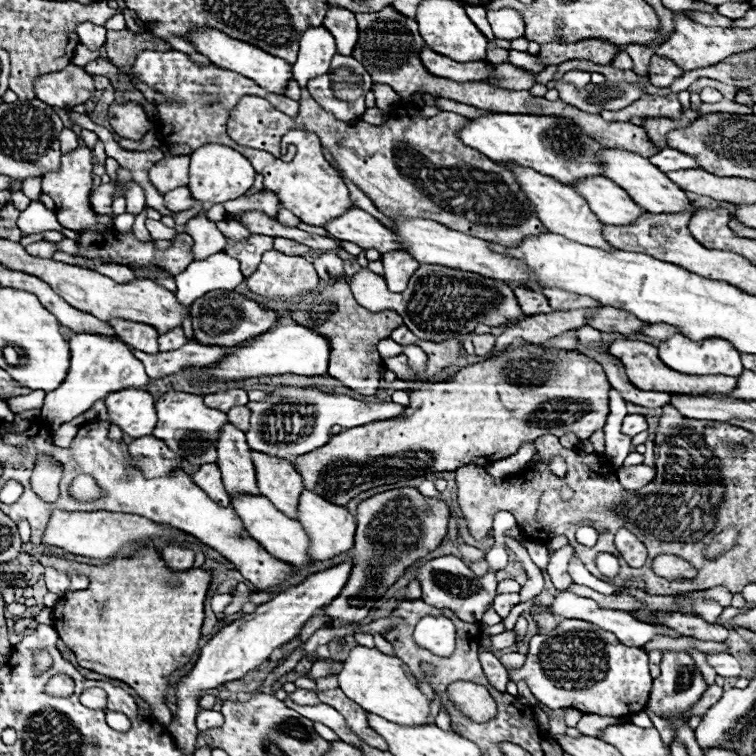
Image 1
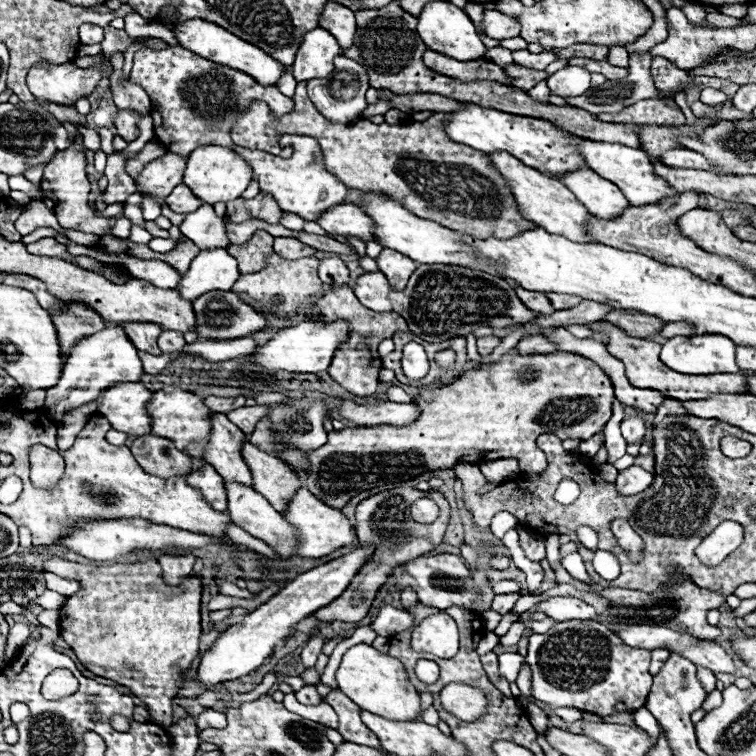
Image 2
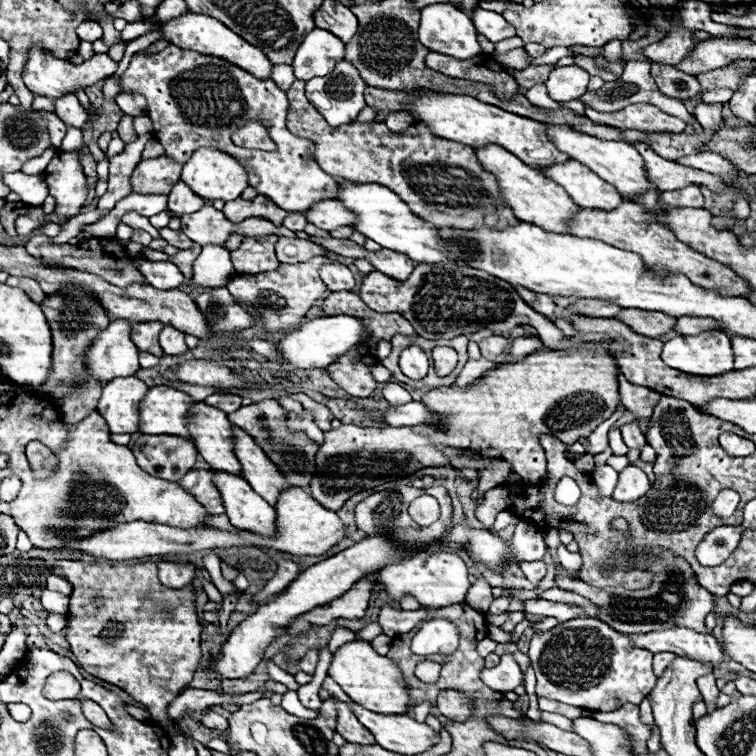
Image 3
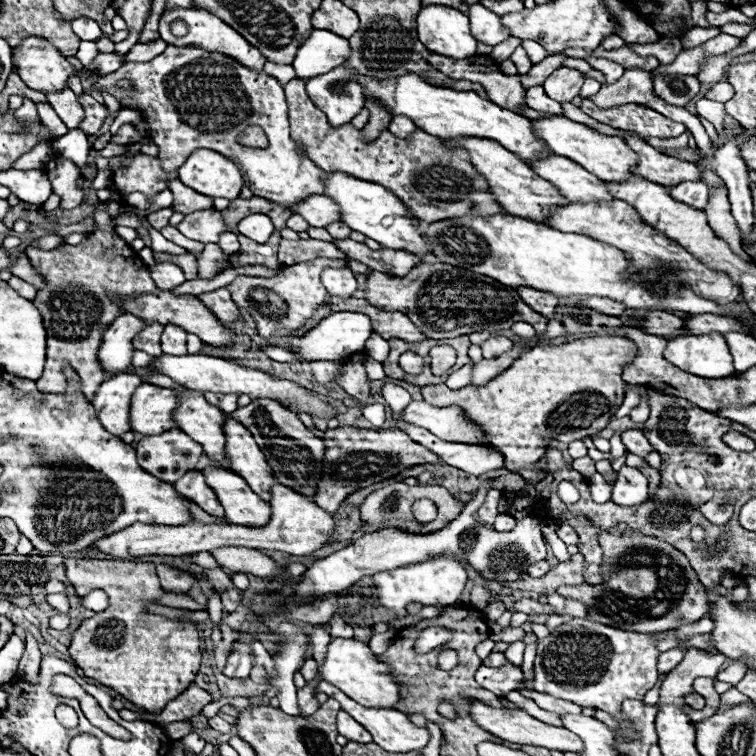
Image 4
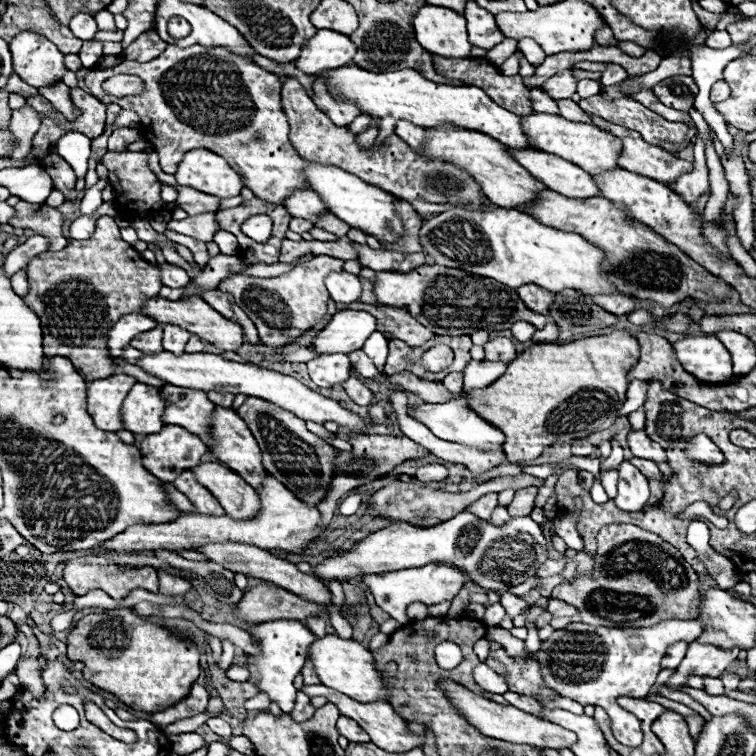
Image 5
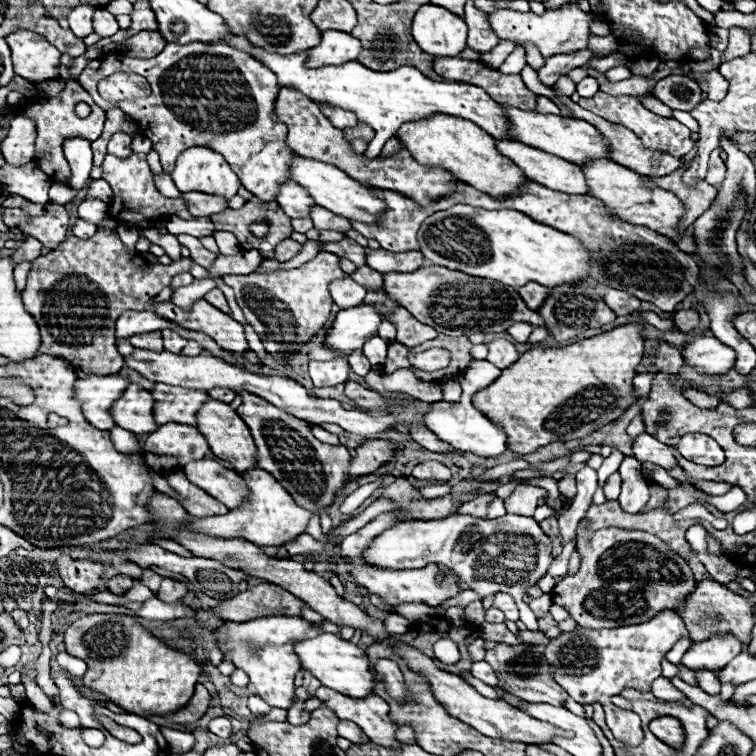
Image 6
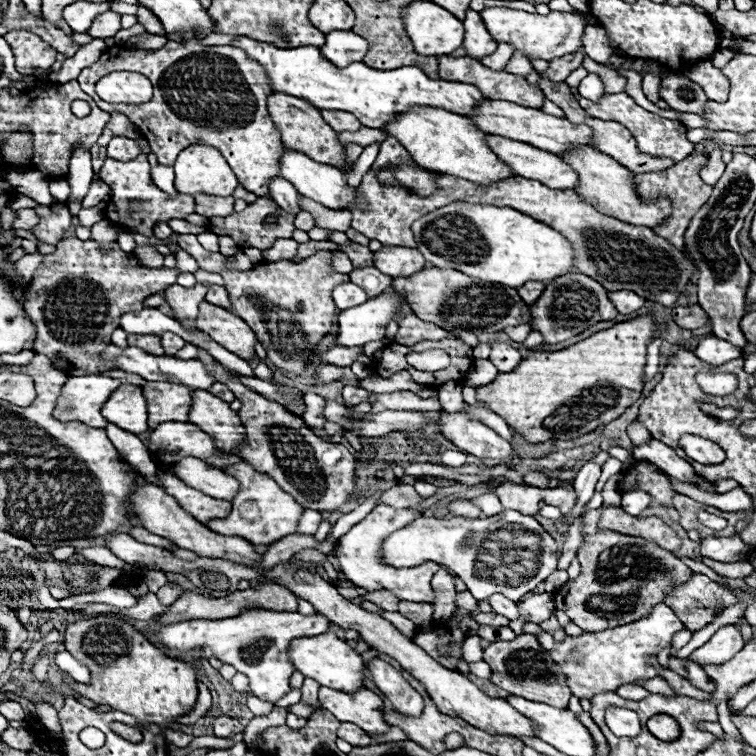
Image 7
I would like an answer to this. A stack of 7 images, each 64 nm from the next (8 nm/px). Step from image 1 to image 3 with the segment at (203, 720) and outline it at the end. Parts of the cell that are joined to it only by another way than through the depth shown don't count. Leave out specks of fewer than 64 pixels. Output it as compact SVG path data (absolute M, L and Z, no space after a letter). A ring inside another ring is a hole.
M208 710L208 712L202 714L200 724L206 726L206 728L212 728L212 730L226 730L228 728L228 720L224 716L212 712L212 710Z

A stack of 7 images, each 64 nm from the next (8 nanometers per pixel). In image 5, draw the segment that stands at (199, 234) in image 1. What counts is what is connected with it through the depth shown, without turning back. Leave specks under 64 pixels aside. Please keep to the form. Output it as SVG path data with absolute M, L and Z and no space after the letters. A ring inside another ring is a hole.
M206 212L195 216L188 216L183 220L171 220L167 227L171 230L196 238L200 242L213 241L214 234L220 230L216 222L216 212Z

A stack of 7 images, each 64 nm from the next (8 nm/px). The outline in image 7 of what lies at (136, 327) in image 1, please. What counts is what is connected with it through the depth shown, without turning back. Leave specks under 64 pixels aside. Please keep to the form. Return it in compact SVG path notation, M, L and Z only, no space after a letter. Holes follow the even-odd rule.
M130 334L128 344L144 348L146 352L156 352L156 354L164 352L160 344L160 336L154 336L154 334Z

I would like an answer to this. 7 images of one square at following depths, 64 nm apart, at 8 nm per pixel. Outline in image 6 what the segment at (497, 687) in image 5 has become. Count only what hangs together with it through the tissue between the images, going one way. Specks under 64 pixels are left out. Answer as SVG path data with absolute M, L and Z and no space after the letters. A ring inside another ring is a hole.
M482 660L482 662L474 662L472 664L472 676L474 678L478 678L478 680L482 680L484 684L488 684L488 686L492 686L492 688L498 688L498 678L496 678L496 672Z

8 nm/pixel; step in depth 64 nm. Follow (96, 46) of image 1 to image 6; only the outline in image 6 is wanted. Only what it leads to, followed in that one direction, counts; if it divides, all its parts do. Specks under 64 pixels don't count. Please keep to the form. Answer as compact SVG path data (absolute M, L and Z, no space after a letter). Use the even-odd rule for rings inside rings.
M76 6L70 14L68 14L68 22L70 22L70 30L78 36L78 38L86 38L88 34L94 32L92 26L92 14L96 12L94 6Z

